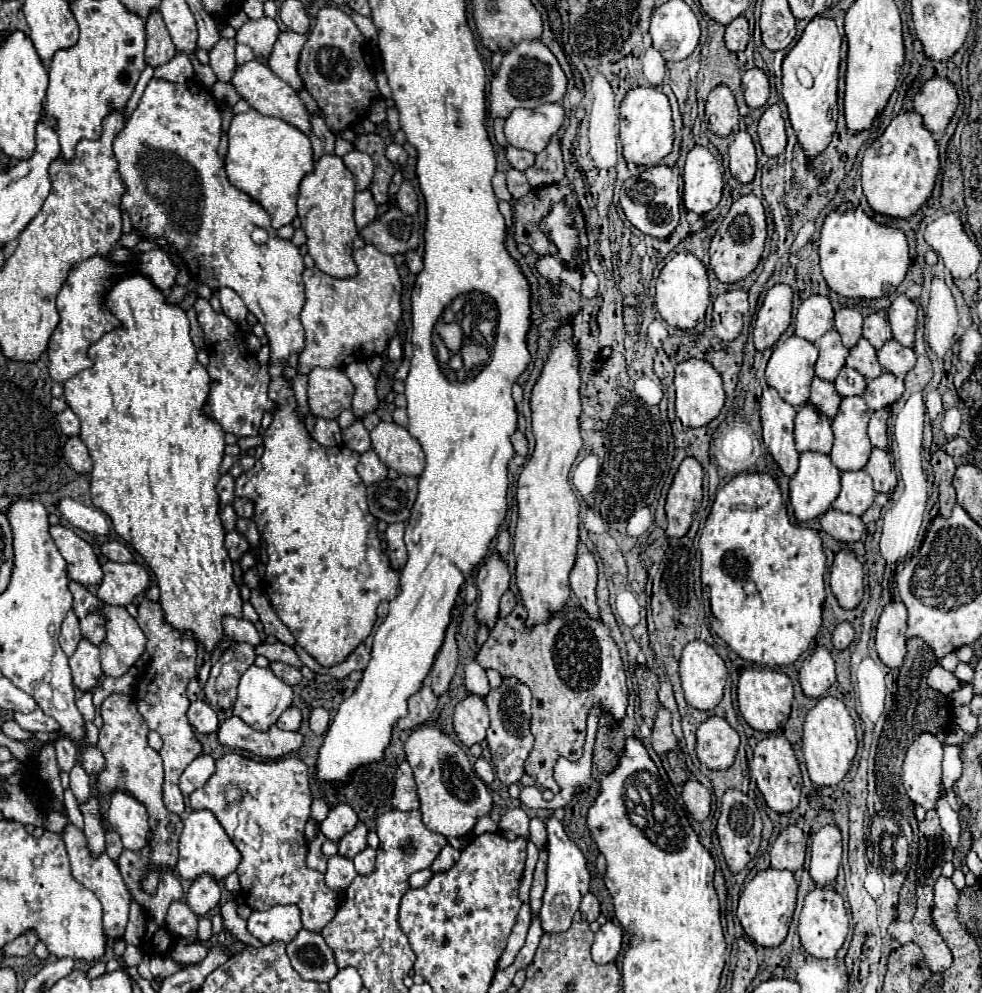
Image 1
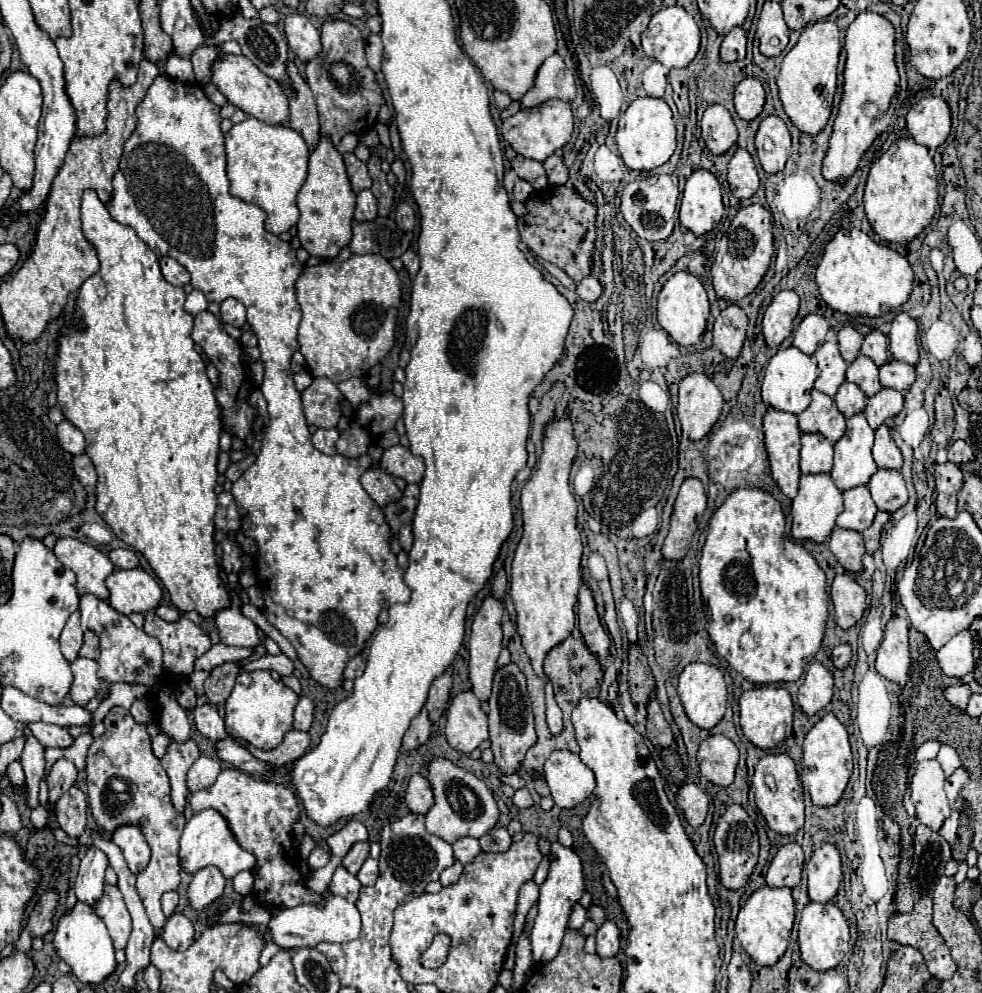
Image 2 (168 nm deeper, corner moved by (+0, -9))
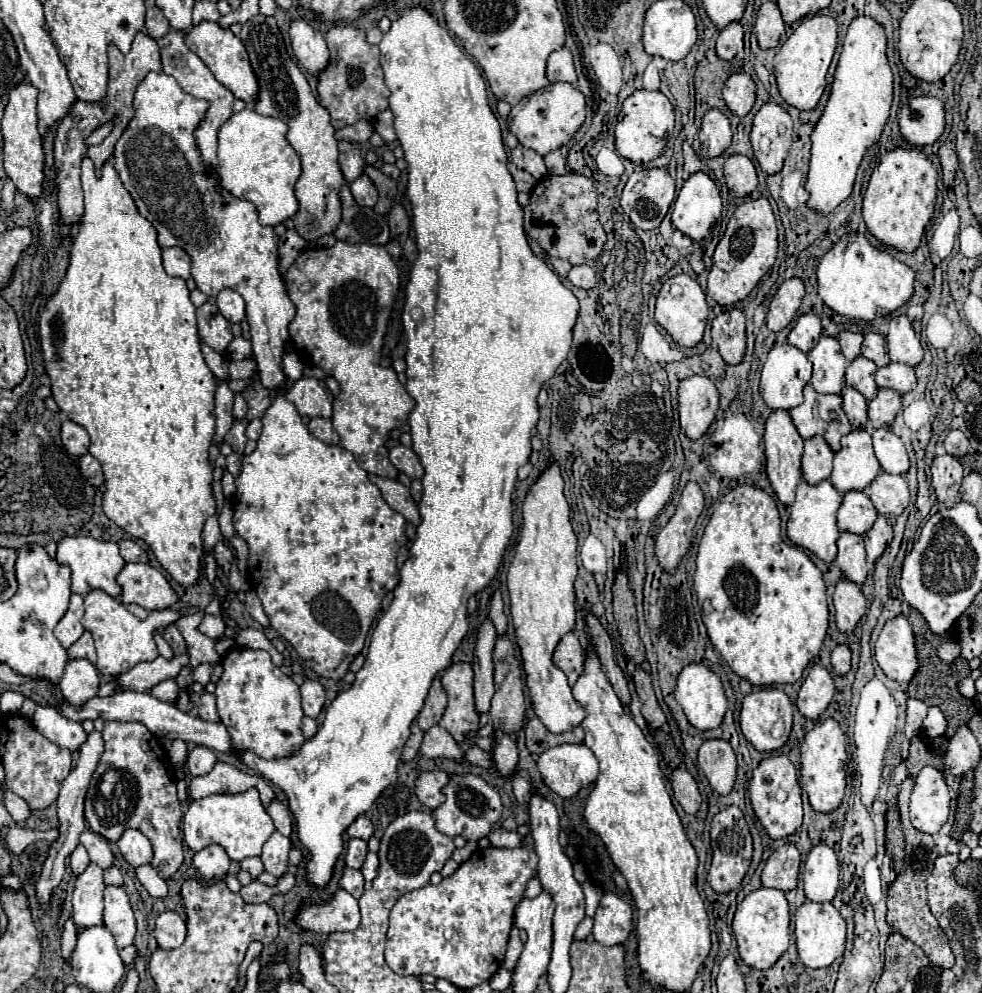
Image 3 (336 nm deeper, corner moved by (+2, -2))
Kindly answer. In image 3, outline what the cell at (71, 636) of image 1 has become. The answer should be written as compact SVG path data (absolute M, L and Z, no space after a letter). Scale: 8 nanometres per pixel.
M71 595L71 603L69 609L65 613L65 617L55 625L55 637L59 639L59 643L69 649L81 635L83 635L83 625L81 625L81 617L83 617L83 597L81 595Z

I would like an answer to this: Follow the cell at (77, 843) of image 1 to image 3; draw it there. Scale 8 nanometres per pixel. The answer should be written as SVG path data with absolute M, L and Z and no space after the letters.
M105 887L105 911L103 923L113 933L119 949L133 943L135 937L135 917L129 905L129 897L123 887Z

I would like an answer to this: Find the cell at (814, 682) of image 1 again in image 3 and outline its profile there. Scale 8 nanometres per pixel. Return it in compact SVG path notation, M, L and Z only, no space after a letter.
M813 665L797 697L797 707L801 715L807 719L819 717L831 703L833 693L835 693L835 685L833 685L831 673L823 665Z

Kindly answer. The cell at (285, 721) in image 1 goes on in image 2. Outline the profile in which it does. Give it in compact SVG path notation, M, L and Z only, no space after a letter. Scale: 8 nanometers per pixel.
M301 696L299 704L295 708L293 728L307 732L311 728L311 724L313 724L313 718L315 718L315 704L313 704L313 700L307 698L307 696Z

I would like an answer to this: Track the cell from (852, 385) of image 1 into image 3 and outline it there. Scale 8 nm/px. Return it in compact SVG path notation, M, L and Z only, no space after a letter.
M845 385L841 391L843 397L843 411L851 421L851 427L865 427L867 423L867 399L851 385Z

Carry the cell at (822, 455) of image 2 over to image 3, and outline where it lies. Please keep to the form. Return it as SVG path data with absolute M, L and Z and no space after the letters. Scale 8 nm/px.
M821 435L805 439L805 451L801 459L803 479L811 485L827 479L833 469L833 451Z

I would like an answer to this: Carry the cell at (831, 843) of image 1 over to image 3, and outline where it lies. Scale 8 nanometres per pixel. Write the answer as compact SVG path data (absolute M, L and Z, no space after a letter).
M817 845L811 849L805 861L803 889L809 901L833 901L839 889L839 861L829 845Z

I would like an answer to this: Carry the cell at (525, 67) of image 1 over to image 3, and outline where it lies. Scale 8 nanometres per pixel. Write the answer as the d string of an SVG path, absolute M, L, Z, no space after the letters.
M563 47L561 51L555 51L553 55L549 55L549 59L547 59L547 79L551 83L557 83L557 81L565 81L565 83L571 83L571 85L577 83L573 57L571 57L569 49Z

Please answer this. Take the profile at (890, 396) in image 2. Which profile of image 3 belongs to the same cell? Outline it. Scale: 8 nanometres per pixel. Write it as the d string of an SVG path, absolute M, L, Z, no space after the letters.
M879 389L875 399L869 401L867 415L869 415L869 425L873 429L879 429L883 425L891 425L897 411L901 407L901 395L893 389Z

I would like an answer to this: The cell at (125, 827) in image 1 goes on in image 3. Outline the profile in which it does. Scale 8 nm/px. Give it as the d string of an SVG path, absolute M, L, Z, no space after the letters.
M125 829L121 839L117 841L117 847L131 867L149 865L153 859L151 841L137 829Z

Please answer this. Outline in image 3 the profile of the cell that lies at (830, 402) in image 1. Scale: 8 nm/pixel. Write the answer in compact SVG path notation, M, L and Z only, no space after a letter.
M809 383L803 389L805 401L793 407L791 419L803 439L823 435L833 451L839 451L839 439L851 431L841 409L841 395L821 395Z

